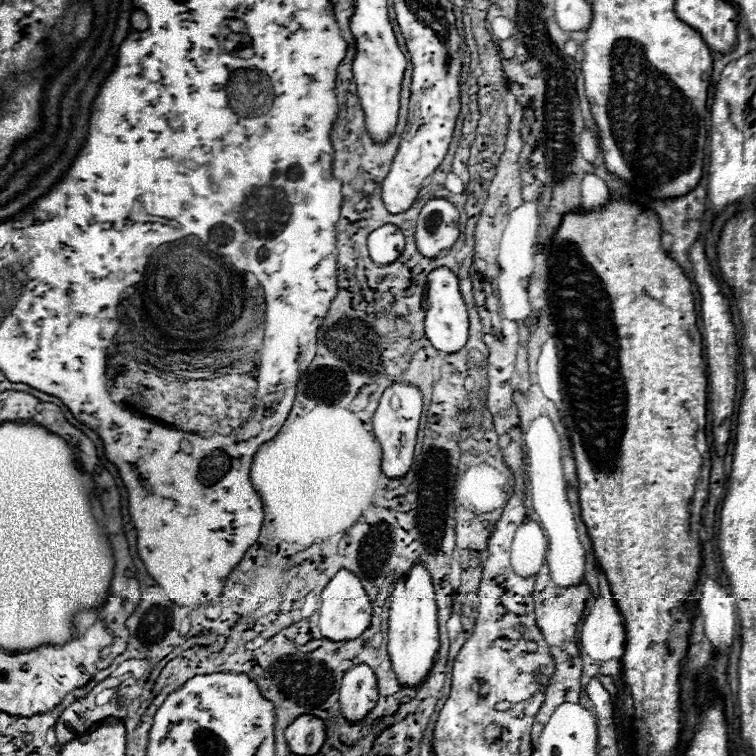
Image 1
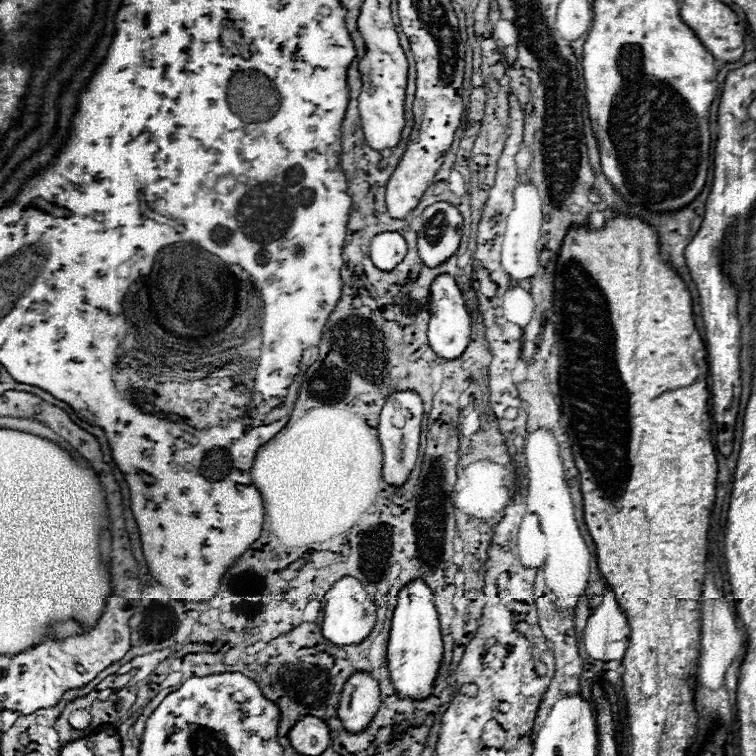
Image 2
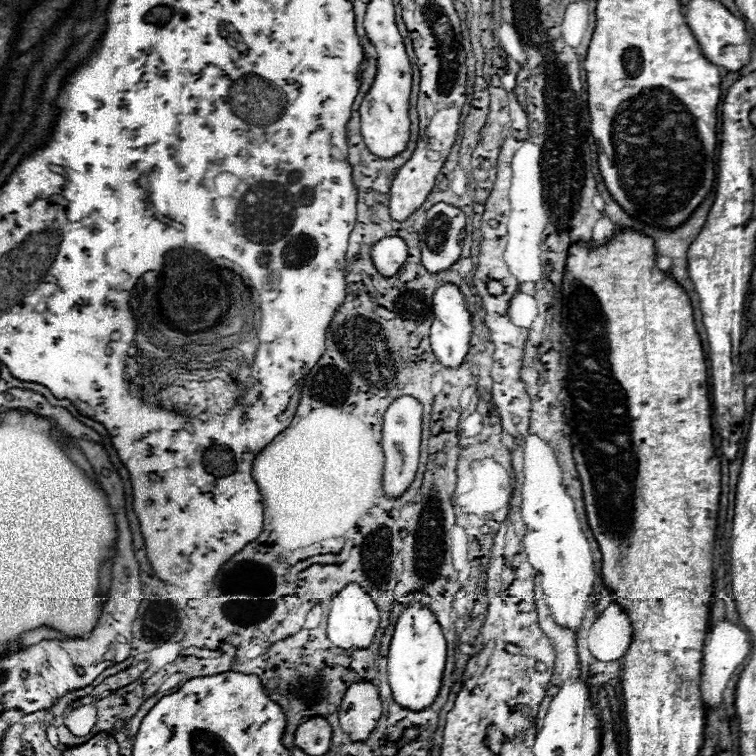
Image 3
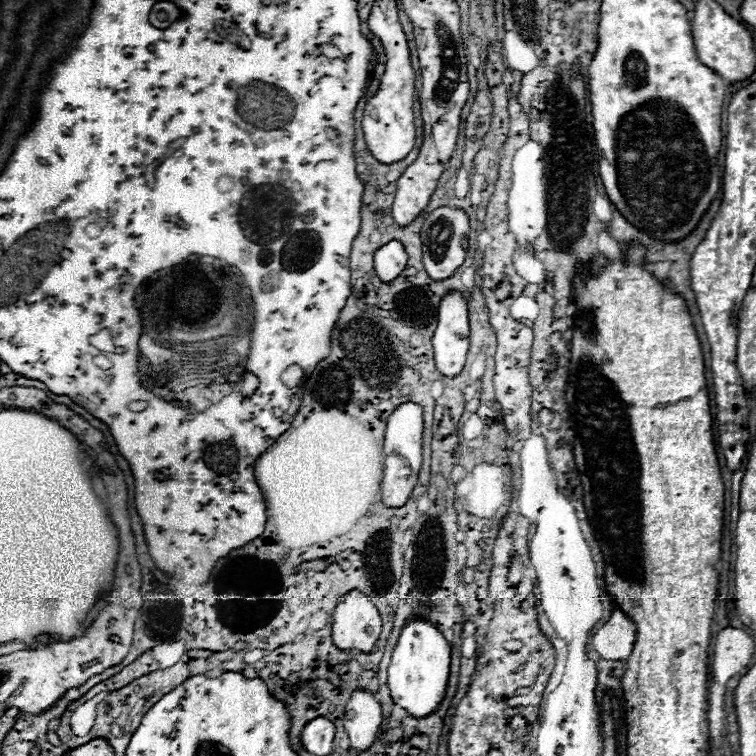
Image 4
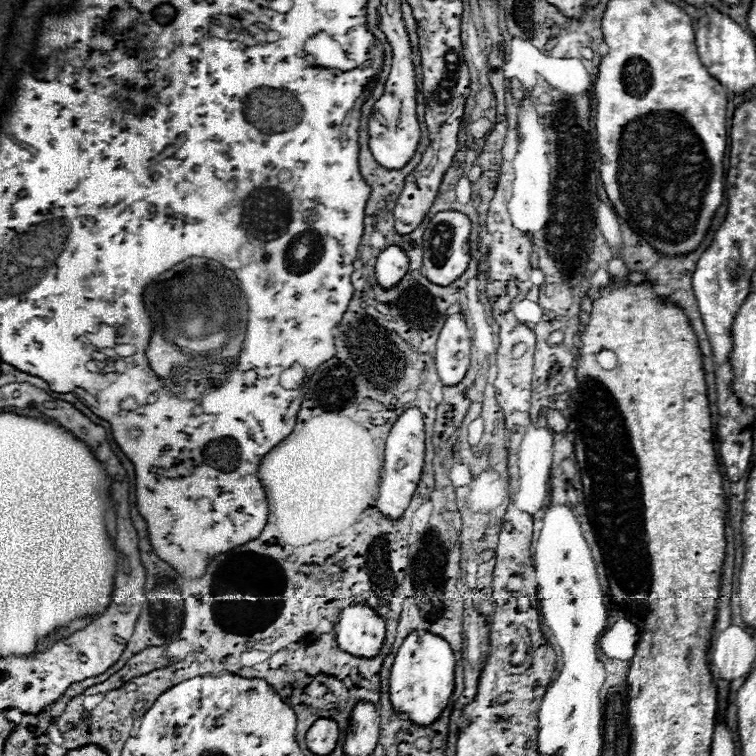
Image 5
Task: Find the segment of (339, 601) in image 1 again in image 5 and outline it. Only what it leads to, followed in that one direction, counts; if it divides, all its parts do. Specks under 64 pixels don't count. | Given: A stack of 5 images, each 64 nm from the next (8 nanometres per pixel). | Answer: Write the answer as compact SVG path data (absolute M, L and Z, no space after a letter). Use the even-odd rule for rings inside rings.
M350 604L342 610L334 632L340 650L352 656L372 658L384 644L386 626L382 616L378 616L370 606Z

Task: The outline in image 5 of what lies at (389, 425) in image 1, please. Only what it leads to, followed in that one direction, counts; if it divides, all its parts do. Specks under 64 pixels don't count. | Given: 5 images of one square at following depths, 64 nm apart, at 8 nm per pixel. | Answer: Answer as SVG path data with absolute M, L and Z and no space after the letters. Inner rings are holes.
M418 408L404 410L398 420L392 424L388 438L386 438L386 450L384 450L384 468L382 468L382 482L378 492L378 510L398 518L410 504L416 486L422 476L422 464L424 464L424 422L422 412Z

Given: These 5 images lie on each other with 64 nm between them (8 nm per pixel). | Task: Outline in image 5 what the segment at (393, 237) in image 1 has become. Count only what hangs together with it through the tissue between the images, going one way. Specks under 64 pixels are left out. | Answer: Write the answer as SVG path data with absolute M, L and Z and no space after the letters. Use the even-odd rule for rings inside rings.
M388 246L380 252L380 256L376 258L376 280L380 286L384 288L392 288L394 284L398 284L404 274L408 272L410 260L406 256L406 252L400 246Z

